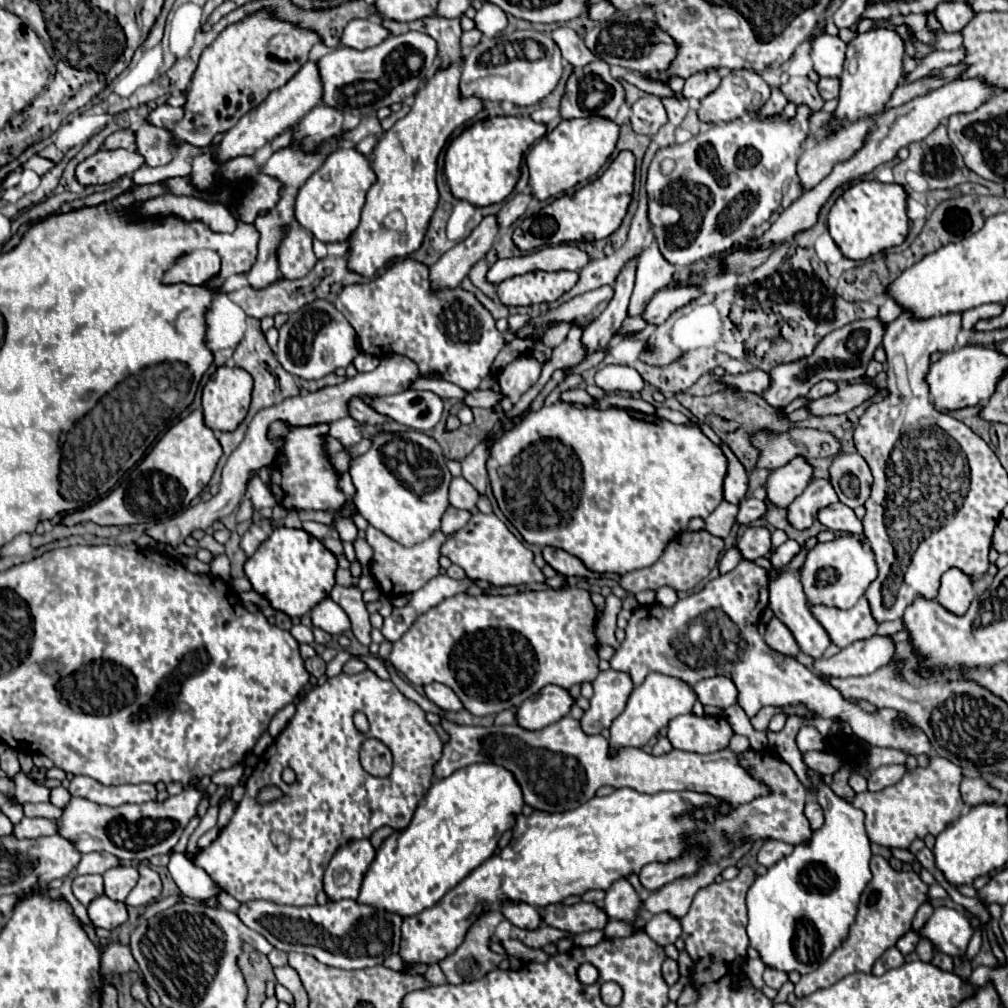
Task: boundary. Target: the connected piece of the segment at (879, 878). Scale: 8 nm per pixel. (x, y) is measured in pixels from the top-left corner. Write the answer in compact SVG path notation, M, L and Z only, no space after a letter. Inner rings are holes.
M872 856L870 860L872 880L864 888L864 894L860 896L858 912L854 918L854 924L850 926L848 938L828 956L824 964L820 964L812 974L802 974L796 982L794 994L798 998L810 996L812 992L820 988L828 988L842 980L848 974L854 972L872 972L874 962L910 930L910 924L914 920L916 910L920 904L930 902L928 900L928 884L924 884L916 872L898 872L892 870L892 866L882 856Z

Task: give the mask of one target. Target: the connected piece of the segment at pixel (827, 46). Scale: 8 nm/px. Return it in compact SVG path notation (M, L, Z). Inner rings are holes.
M822 34L812 42L810 58L814 62L814 70L818 72L818 76L840 78L844 56L846 56L846 44L838 36Z

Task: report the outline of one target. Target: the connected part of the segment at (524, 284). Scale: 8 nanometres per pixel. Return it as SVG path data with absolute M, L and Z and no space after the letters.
M528 272L504 280L496 290L504 306L534 306L554 302L578 282L578 272Z

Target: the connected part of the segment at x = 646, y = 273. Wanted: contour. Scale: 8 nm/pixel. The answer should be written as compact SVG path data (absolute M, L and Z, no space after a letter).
M656 242L646 252L642 252L638 256L638 264L636 264L636 284L634 284L634 292L630 298L628 314L640 316L646 302L656 292L660 292L668 286L674 270L676 268L660 254Z

